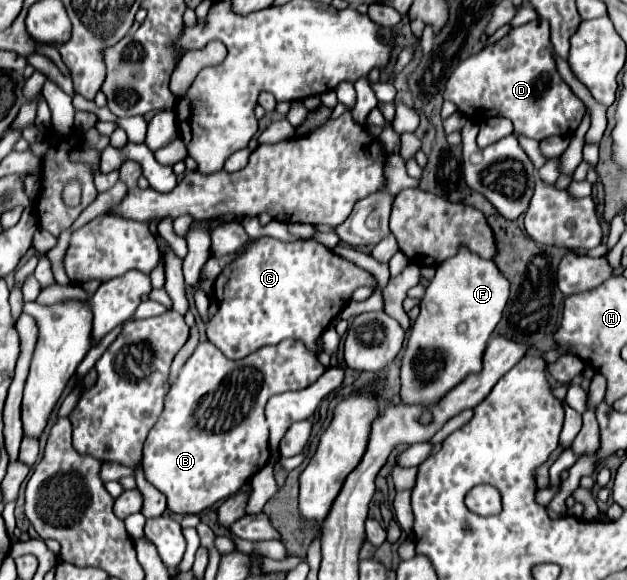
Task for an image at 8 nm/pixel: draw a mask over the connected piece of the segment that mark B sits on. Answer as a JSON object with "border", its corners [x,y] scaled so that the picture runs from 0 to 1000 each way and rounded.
{"border":[[[453,586],[437,597],[415,600],[386,621],[364,621],[335,590],[316,593],[290,631],[281,659],[271,666],[262,707],[230,762],[226,803],[233,828],[265,855],[268,876],[290,890],[319,886],[325,876],[380,852],[431,790],[427,731],[421,717],[427,686],[459,672],[482,672],[504,659],[517,641],[520,634],[507,624],[501,607],[472,586]]]}

